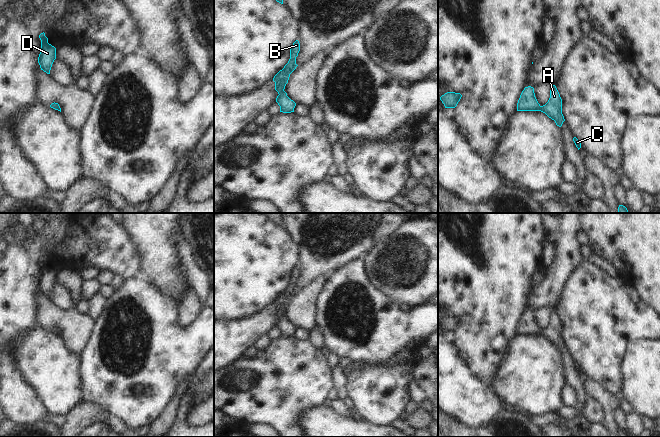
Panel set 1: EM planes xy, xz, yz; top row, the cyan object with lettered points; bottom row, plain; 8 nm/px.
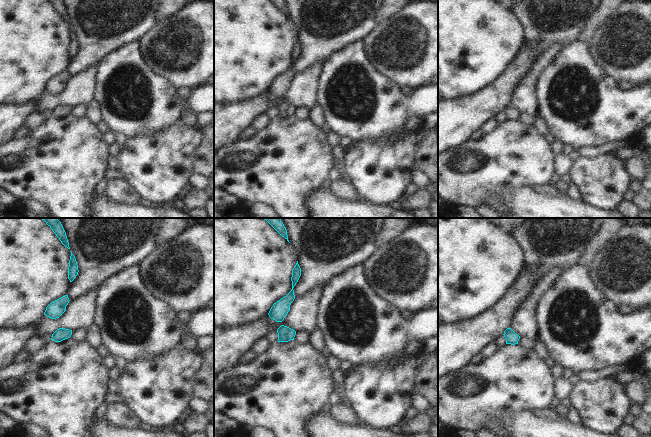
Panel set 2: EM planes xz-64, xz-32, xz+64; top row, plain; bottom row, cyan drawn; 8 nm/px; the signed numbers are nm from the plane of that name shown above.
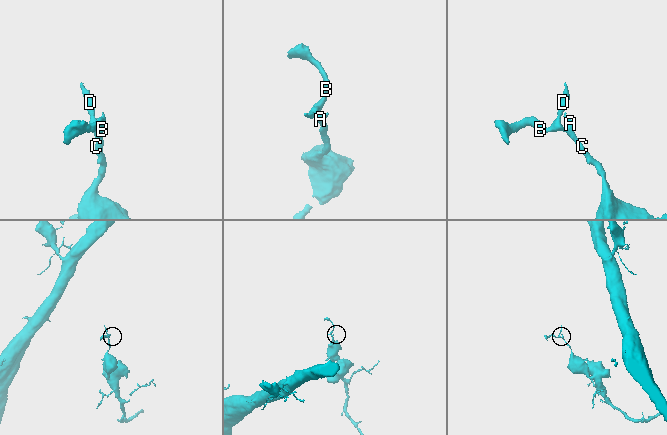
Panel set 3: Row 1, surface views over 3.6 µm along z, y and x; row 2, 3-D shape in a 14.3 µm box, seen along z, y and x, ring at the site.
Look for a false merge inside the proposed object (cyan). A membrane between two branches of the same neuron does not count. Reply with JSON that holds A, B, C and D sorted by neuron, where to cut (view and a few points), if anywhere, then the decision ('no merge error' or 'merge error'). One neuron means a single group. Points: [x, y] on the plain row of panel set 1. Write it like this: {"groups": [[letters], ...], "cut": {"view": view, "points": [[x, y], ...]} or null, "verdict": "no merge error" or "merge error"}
{"groups": [["A", "B", "C", "D"]], "cut": null, "verdict": "no merge error"}

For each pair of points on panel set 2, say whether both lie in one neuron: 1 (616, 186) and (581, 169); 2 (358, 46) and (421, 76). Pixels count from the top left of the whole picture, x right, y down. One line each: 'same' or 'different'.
1: same
2: different

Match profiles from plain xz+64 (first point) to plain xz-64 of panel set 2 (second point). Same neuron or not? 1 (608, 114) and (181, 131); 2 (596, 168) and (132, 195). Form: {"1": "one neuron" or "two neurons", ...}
{"1": "two neurons", "2": "two neurons"}

